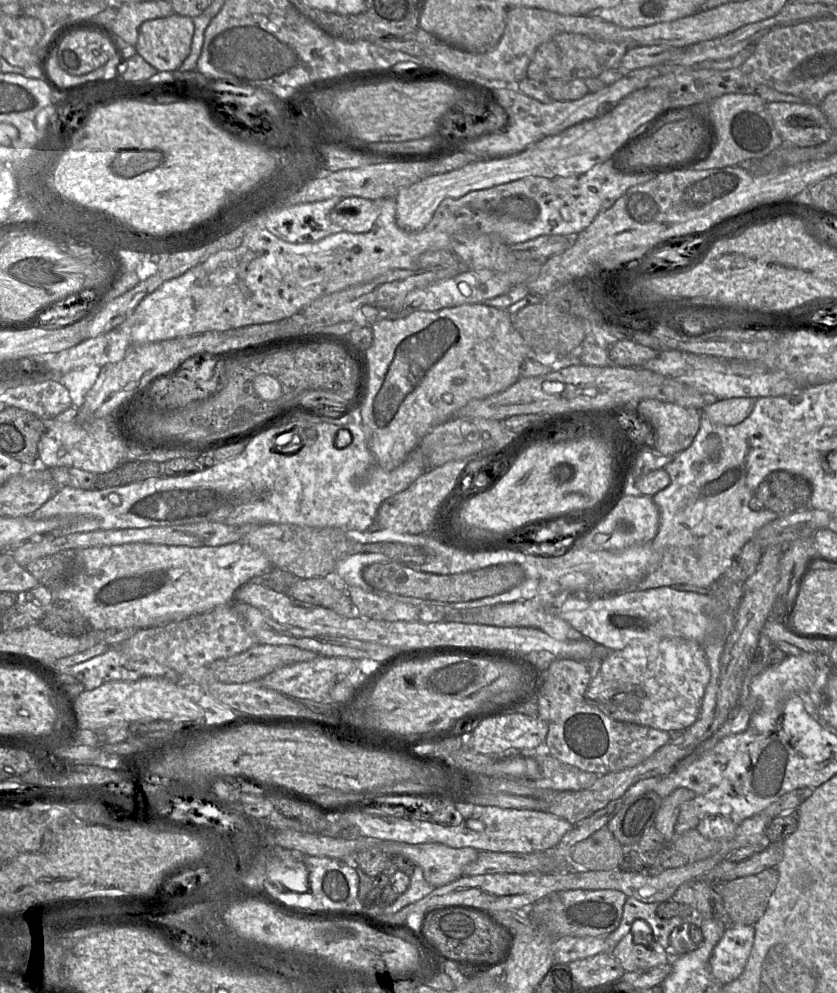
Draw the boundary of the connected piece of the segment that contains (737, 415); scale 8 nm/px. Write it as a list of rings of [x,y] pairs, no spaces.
[[[747,397],[719,399],[701,410],[707,417],[721,425],[734,426],[744,421],[752,412],[755,400]]]

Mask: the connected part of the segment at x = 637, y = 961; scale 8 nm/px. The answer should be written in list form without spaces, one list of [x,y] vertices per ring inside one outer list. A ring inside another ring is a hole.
[[[629,932],[611,950],[611,955],[621,964],[626,972],[647,970],[671,962],[670,955],[663,946],[653,939],[652,934],[648,943],[646,938],[641,937],[641,939],[644,940],[644,943],[637,943],[635,935]]]

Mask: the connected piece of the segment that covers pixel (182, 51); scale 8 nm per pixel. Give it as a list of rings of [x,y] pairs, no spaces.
[[[174,13],[143,22],[135,46],[157,71],[173,72],[188,57],[194,34],[193,18]]]

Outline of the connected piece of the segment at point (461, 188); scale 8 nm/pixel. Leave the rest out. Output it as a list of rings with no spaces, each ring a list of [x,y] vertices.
[[[525,151],[513,155],[477,160],[468,163],[458,169],[443,174],[436,174],[416,182],[397,192],[396,222],[406,231],[419,231],[423,229],[432,219],[436,209],[445,198],[460,198],[468,193],[487,191],[493,187],[516,181],[521,175],[529,173],[540,174],[542,161],[529,160],[522,163]]]

